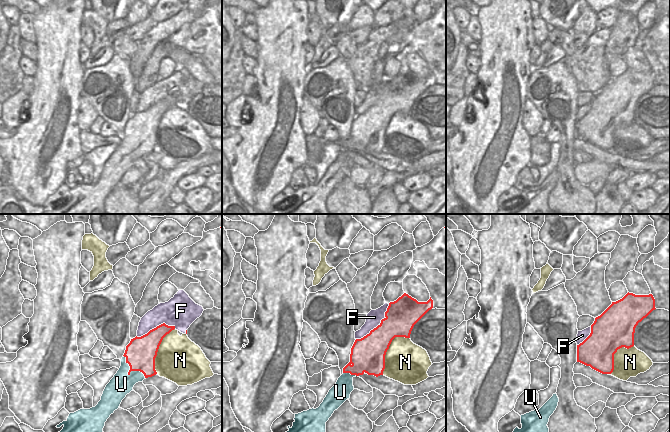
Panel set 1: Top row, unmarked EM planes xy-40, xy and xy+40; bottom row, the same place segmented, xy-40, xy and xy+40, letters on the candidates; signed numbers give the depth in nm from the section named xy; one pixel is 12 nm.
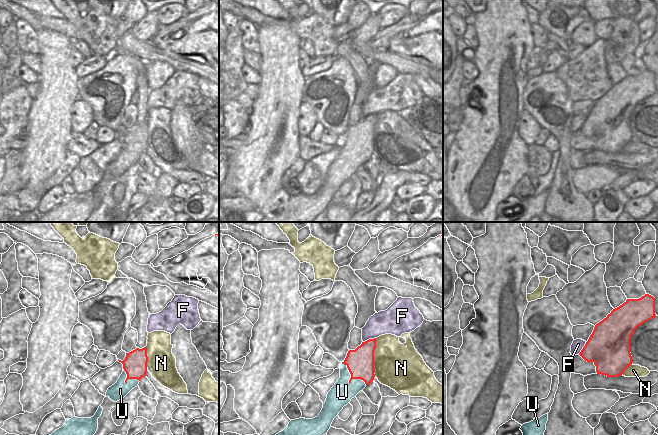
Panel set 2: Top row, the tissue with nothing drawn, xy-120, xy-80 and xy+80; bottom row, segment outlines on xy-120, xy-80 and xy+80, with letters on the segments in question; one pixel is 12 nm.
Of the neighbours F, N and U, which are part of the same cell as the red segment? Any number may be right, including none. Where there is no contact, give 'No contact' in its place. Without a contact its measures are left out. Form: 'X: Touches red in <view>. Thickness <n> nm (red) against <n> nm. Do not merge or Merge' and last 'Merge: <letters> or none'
F: Touches red in xy. Thickness 340 nm (red) against 180 nm. Do not merge
N: Touches red in xy. Thickness 400 nm (red) against 480 nm. Do not merge
U: Touches red in xy-40. Thickness 380 nm (red) against 280 nm. Merge
Merge: U

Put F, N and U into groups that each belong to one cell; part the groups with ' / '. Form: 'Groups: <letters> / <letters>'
Groups: F / N / U

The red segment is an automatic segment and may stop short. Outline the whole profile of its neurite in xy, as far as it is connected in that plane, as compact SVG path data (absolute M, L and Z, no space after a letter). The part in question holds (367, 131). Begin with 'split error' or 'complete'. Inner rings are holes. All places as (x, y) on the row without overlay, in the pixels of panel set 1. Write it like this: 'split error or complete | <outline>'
split error | M406 69L399 73L396 77L390 78L387 87L385 88L385 94L381 96L381 99L363 114L355 116L351 124L350 138L343 144L343 150L338 154L336 160L329 166L320 182L316 185L310 184L307 187L295 190L293 202L288 202L289 206L287 208L272 209L268 214L314 214L315 212L318 212L319 214L330 214L326 210L326 198L332 192L334 187L350 174L350 170L354 166L353 154L363 150L374 151L376 153L383 151L383 147L385 145L385 131L392 116L395 113L410 114L414 101L432 84L433 76L431 73L427 78L418 78Z

